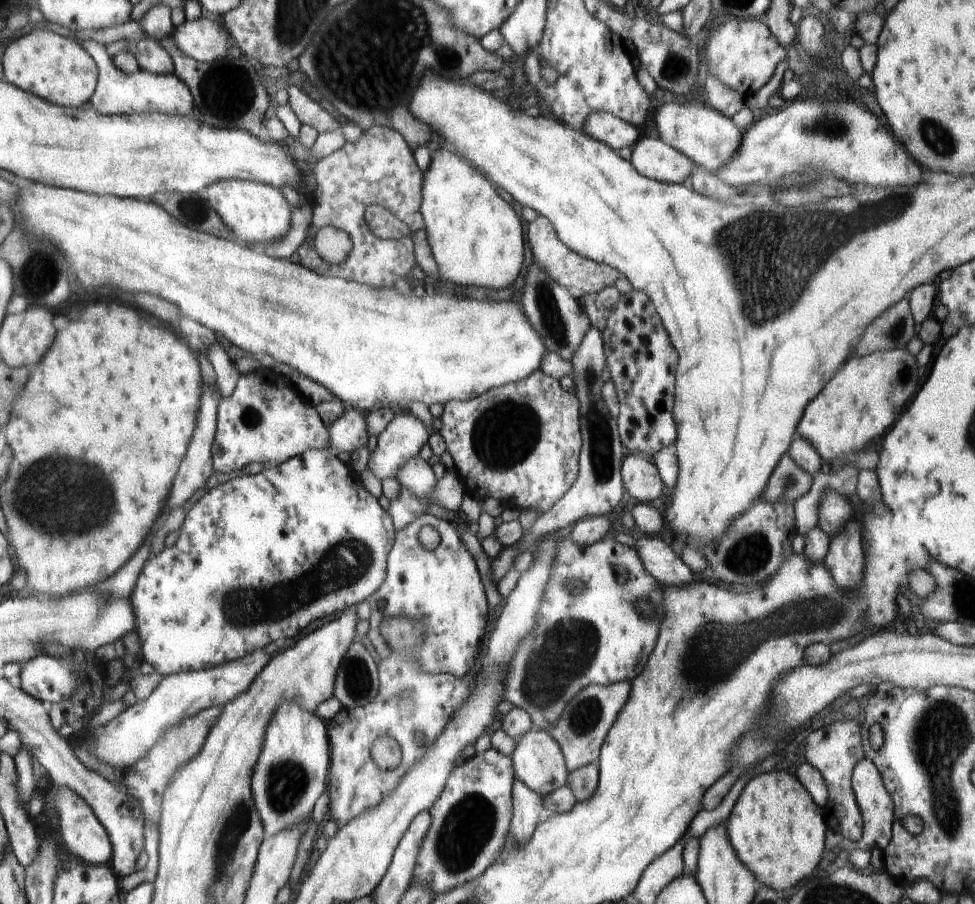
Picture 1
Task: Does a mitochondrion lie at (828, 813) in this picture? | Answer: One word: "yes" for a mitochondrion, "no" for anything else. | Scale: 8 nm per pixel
no

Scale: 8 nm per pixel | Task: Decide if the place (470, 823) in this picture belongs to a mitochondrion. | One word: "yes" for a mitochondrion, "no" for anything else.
yes

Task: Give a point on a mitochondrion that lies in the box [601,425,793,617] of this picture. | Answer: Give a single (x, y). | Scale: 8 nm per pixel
(751, 553)

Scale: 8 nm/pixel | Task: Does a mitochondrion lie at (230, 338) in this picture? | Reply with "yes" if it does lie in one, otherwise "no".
no

